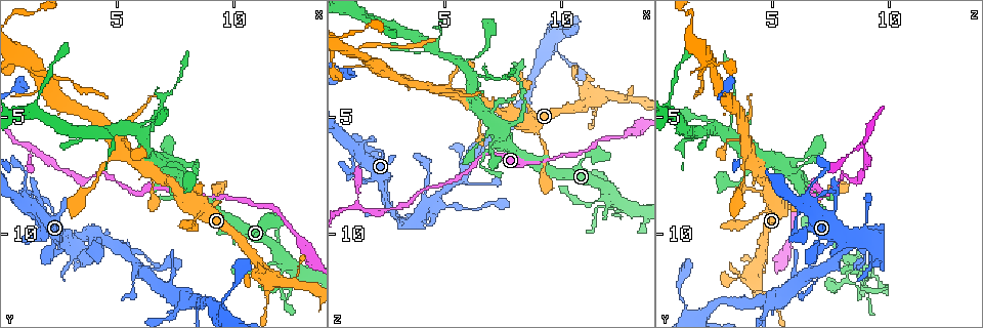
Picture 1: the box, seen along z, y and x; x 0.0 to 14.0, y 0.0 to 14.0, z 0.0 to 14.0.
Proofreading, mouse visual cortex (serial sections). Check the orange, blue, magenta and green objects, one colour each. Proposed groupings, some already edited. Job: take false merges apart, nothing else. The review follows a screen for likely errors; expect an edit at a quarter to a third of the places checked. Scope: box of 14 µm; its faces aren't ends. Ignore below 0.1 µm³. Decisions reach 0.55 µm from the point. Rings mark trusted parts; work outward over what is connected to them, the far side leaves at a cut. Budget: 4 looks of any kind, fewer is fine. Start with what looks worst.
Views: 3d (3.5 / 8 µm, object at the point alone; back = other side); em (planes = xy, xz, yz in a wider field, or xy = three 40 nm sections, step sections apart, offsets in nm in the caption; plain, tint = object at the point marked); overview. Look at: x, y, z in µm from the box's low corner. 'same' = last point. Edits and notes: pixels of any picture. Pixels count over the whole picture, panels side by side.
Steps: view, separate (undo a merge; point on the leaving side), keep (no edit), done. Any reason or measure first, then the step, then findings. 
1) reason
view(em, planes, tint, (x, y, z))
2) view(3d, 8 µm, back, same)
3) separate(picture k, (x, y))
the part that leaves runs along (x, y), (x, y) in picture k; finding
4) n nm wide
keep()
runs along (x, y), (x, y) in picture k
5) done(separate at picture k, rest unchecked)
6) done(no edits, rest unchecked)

arms part here
view(3d, 3.5 µm, (1.4, 2.6, 2.3))

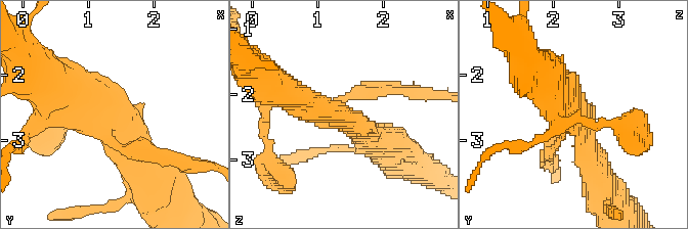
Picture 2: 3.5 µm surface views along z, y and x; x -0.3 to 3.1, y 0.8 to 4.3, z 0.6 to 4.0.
3 arms; arms of 200, 400, 500 nm; need the tissue
view(em, xy, step 1, tint, (1.30, 2.65, 2.30))

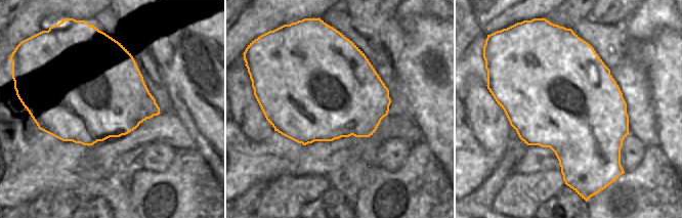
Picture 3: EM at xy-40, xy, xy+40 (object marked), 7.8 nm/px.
850 nm wide
keep()
runs along (143, 172), (99, 105), (55, 87) in picture 2; all the same cell

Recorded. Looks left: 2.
thick turns thin
view(3d, 8 µm, (3.2, 10.7, 9.4))

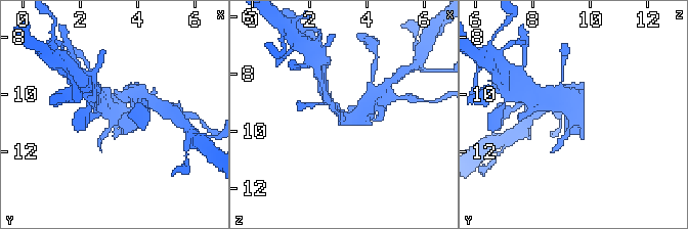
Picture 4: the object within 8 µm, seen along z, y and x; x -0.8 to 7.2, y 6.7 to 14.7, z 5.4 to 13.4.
need the tissue
view(em, planes, tint, (3.2, 10.6, 9.5))

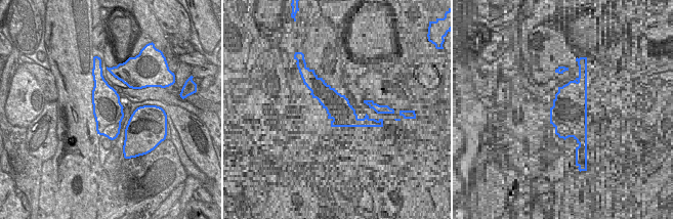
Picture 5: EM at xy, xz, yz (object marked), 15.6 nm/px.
separate(picture 4, (132, 122))
the part that leaves runs along (122, 102), (130, 95), (149, 102) in picture 4; a second cell is stuck on

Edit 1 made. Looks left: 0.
done(separate at picture 4, rest unchecked)

